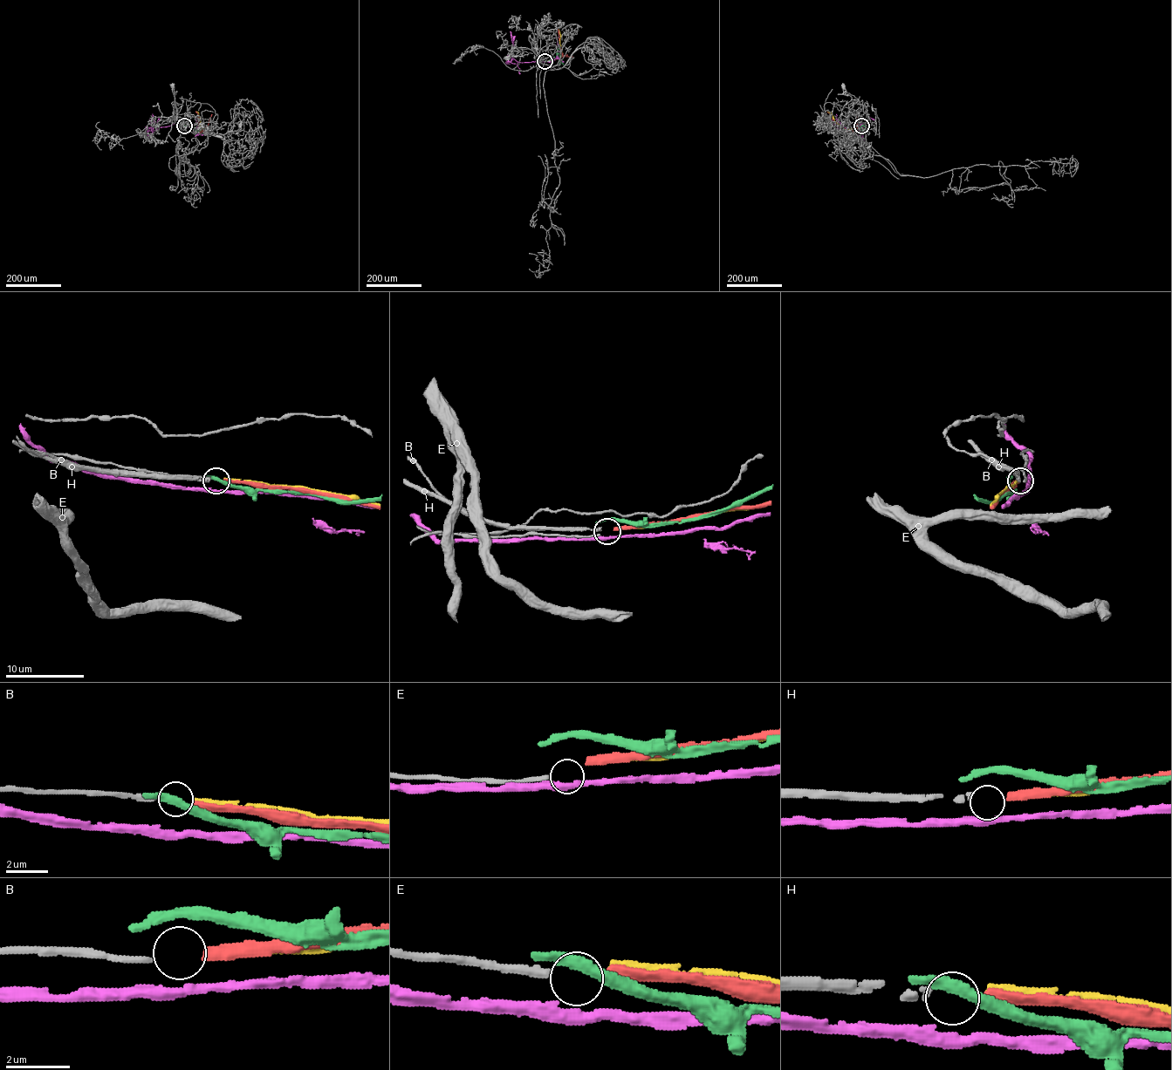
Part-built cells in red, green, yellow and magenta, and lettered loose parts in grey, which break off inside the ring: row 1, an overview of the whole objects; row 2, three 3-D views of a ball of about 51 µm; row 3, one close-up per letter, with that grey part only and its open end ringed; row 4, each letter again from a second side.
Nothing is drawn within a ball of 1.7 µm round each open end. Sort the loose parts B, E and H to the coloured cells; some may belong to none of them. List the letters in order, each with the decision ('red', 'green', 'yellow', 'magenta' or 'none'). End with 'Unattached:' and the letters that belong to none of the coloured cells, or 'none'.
B: yellow
E: none
H: red
Unattached: E

